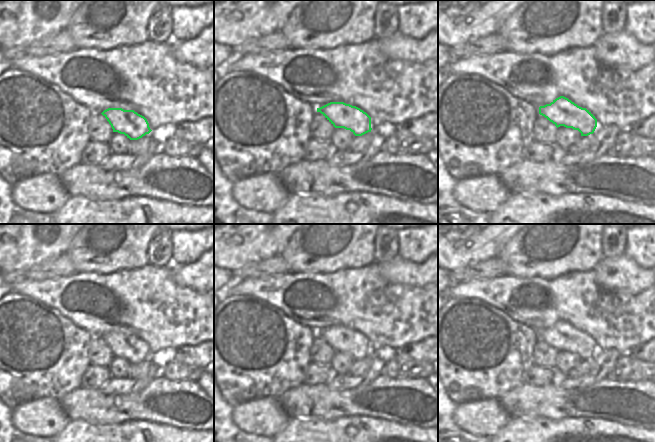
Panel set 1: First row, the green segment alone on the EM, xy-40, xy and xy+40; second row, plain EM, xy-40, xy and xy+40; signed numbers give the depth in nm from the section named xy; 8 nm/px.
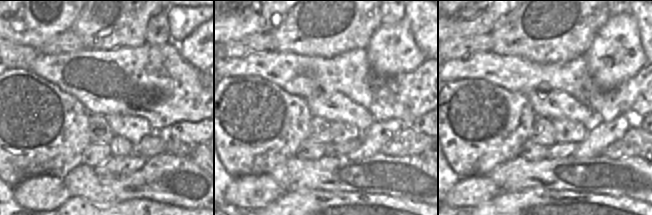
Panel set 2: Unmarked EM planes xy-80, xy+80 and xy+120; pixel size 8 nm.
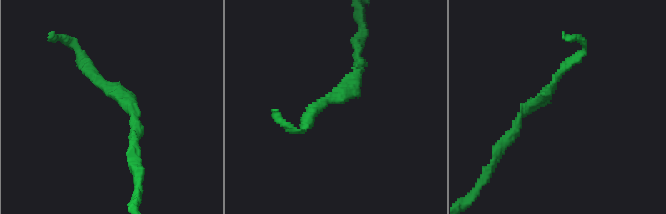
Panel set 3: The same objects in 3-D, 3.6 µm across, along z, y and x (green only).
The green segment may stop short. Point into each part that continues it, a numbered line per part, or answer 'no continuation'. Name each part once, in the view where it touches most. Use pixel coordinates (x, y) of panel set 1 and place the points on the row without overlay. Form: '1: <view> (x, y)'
no continuation

